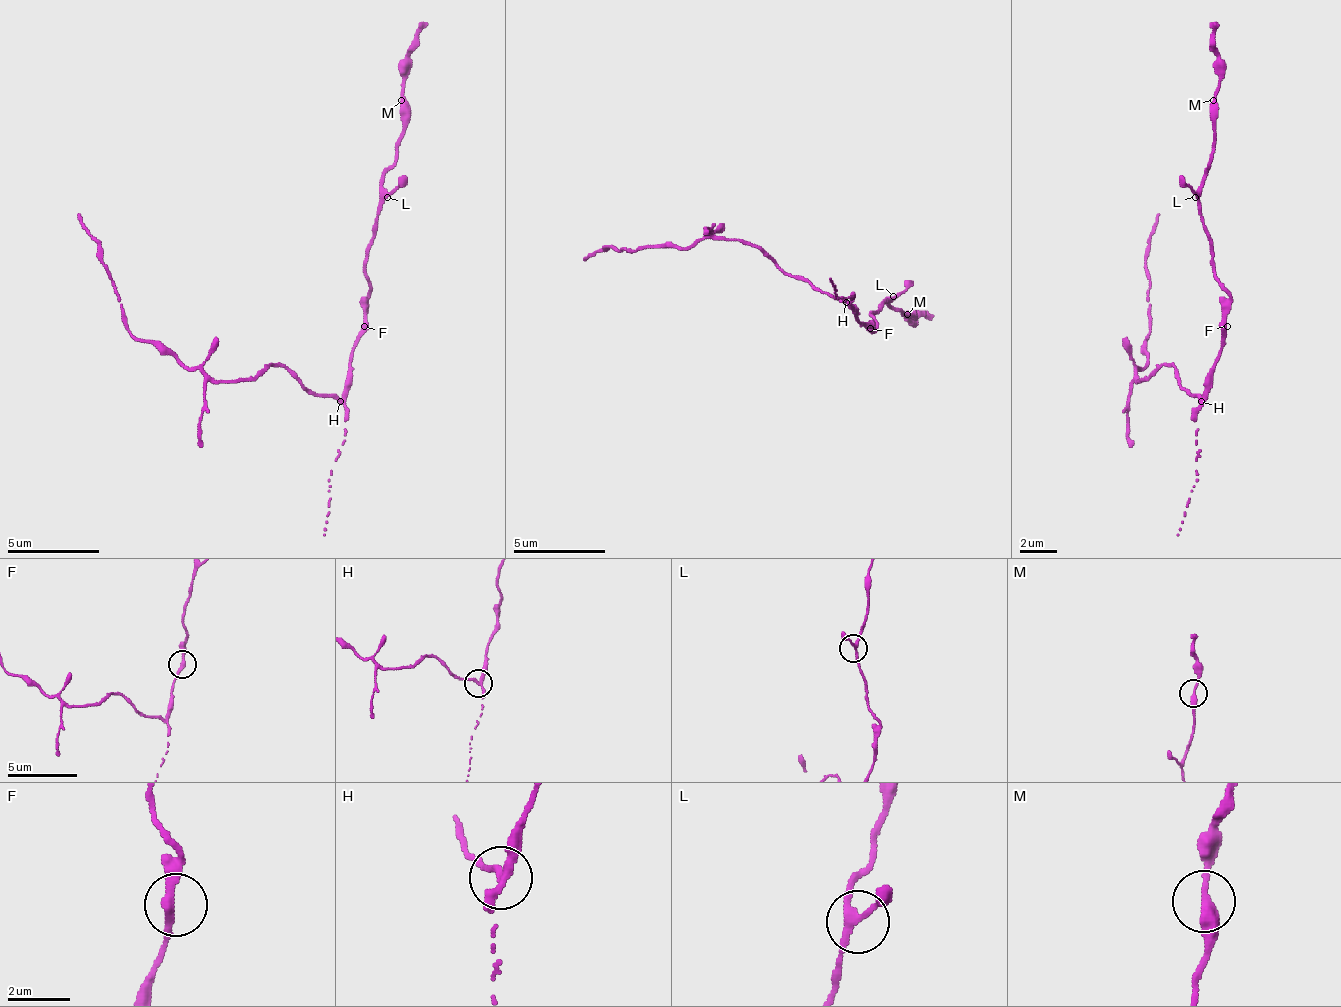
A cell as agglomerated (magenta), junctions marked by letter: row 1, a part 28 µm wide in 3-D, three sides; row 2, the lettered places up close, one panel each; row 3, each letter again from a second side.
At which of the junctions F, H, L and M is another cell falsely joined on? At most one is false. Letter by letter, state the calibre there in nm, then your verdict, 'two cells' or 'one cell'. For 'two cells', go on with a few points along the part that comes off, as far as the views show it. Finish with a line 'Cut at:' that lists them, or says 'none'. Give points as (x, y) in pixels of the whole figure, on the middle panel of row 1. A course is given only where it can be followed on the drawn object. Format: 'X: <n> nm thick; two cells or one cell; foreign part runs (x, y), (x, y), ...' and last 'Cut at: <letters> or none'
F: 260 nm thick; one cell
H: 280 nm thick; two cells; foreign part runs (847, 300), (815, 291), (769, 259), (755, 245), (709, 236), (681, 250), (635, 250), (607, 245), (584, 259)
L: 200 nm thick; one cell
M: 280 nm thick; one cell
Cut at: H

